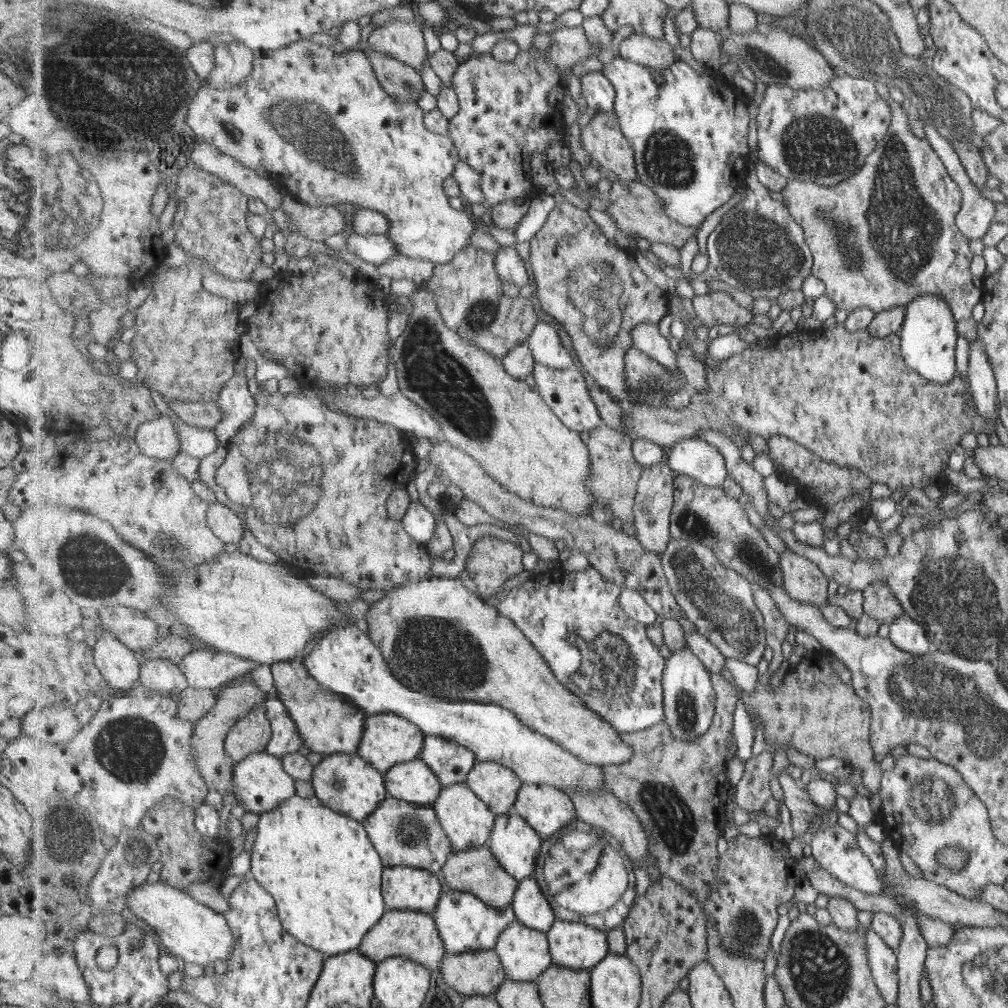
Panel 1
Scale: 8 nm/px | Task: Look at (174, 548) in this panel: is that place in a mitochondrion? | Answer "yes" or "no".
yes

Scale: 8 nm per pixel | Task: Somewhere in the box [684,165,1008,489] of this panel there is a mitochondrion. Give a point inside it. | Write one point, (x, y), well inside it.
(756, 249)

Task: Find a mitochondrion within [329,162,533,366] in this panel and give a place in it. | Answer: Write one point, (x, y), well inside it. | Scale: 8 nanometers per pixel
(475, 319)

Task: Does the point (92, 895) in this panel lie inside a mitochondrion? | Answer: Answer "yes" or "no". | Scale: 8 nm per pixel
no

